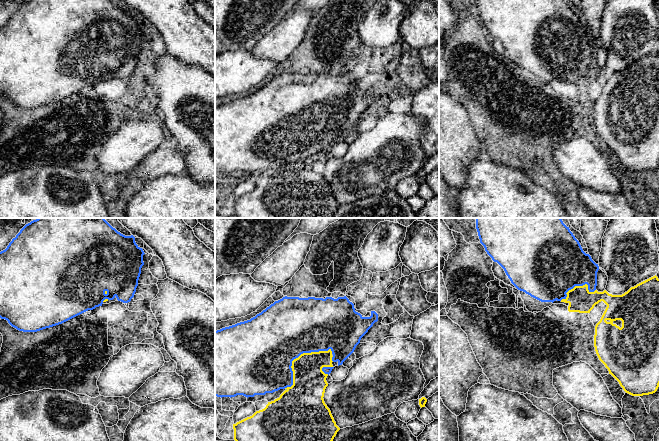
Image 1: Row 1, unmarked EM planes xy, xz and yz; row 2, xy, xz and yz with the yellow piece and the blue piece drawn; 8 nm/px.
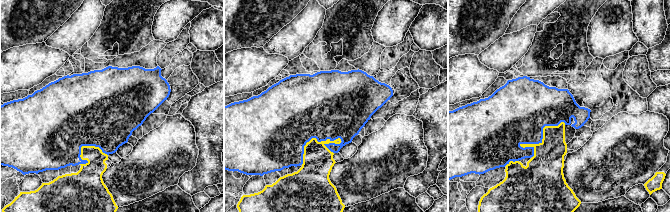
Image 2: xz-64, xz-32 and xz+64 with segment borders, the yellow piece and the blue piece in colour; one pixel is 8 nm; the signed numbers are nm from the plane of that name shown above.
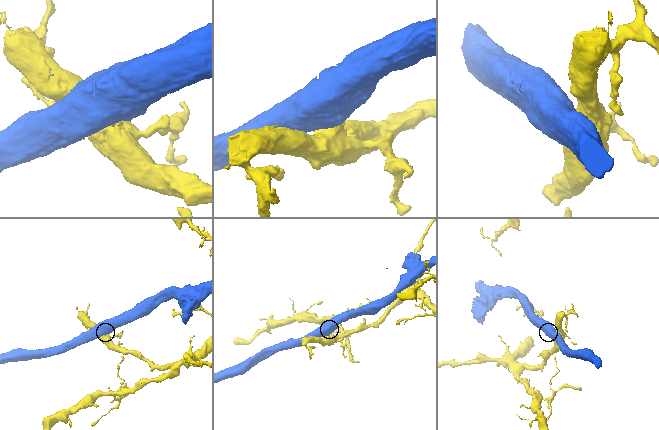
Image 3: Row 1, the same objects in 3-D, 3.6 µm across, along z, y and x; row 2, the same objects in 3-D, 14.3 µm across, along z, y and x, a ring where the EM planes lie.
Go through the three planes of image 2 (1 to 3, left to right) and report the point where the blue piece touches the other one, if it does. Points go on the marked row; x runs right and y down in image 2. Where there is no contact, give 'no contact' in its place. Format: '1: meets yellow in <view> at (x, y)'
1: meets yellow in xz-64 at (82, 146)
2: meets yellow in xz-32 at (313, 138)
3: meets yellow in xz+64 at (543, 135)

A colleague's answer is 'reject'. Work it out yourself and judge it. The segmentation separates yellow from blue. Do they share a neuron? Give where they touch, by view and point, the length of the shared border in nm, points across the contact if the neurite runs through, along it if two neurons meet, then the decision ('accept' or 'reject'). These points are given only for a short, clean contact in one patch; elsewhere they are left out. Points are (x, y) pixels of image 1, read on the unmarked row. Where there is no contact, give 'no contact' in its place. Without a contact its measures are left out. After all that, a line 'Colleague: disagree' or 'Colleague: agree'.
meets yellow in xz at (296, 134); contact 500 nm long; reject
Colleague: agree

